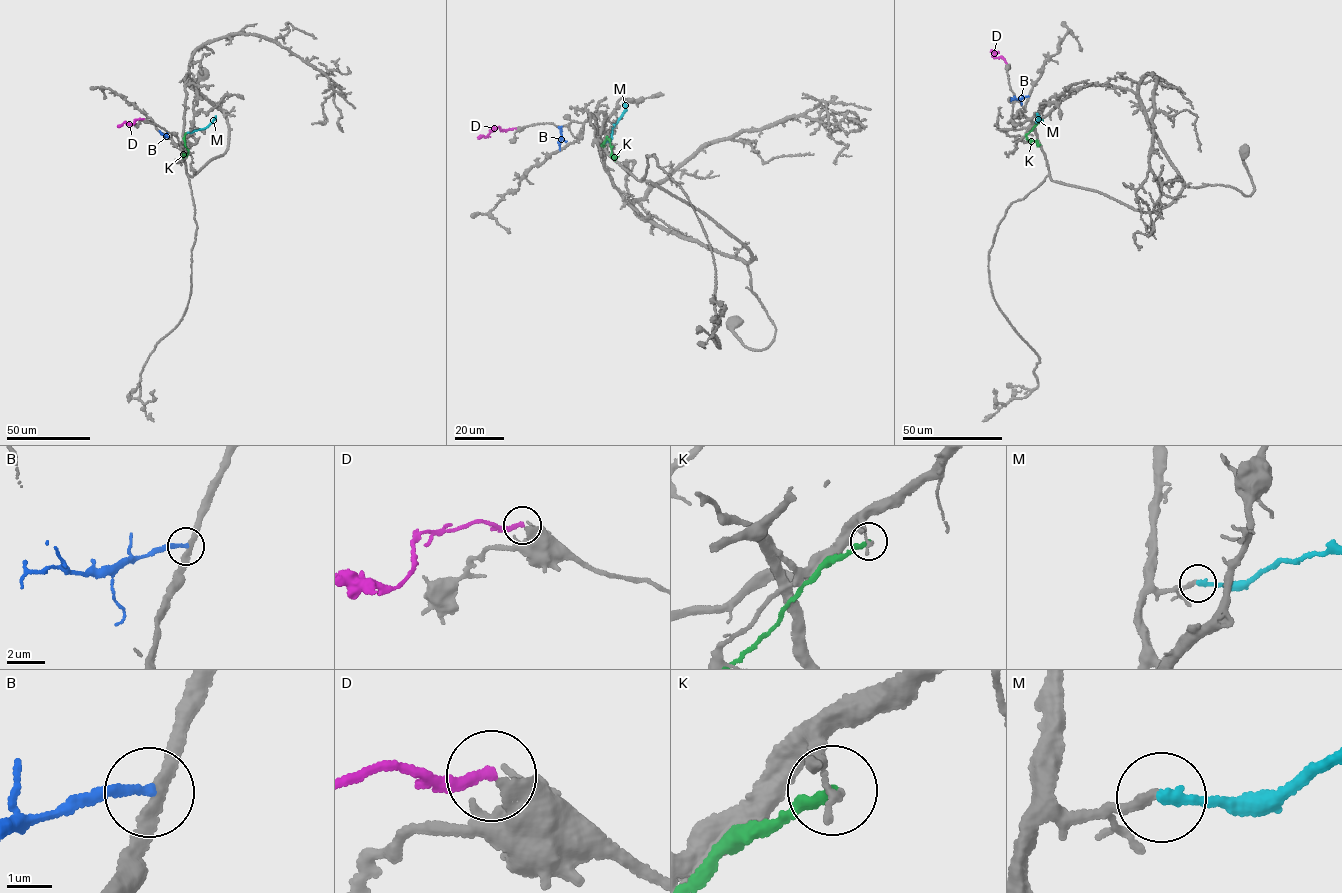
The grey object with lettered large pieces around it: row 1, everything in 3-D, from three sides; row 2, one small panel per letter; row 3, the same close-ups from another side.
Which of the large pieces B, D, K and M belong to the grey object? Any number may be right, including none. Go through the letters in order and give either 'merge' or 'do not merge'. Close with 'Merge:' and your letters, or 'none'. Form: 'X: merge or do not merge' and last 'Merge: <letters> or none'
B: do not merge
D: do not merge
K: do not merge
M: merge
Merge: M

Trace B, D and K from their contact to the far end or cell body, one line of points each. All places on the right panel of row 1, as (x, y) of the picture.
B: (1028, 96), (1011, 101)
D: (1006, 62), (1001, 56), (995, 58), (996, 52), (991, 50)
K: (1042, 120), (1025, 135), (1037, 146)

